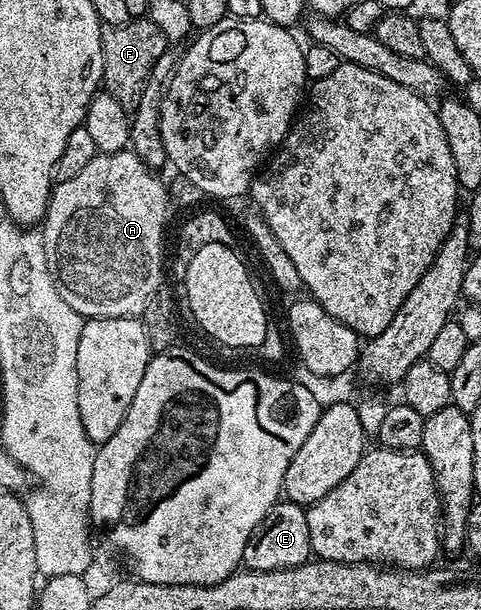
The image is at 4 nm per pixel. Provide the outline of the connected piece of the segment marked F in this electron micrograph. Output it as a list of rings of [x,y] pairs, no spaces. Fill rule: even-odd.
[[[148,16],[134,18],[126,24],[104,26],[100,32],[104,61],[103,89],[129,112],[138,108],[138,100],[142,100],[142,92],[146,88],[150,72],[154,64],[158,64],[158,56],[162,56],[162,52],[170,46],[163,28],[150,19]]]

